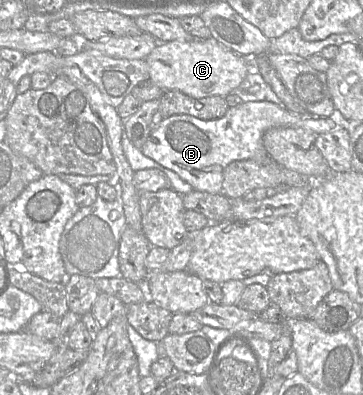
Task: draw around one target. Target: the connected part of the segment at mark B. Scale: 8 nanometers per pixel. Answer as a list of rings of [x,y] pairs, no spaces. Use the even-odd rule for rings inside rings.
[[[250,101],[229,107],[226,114],[218,119],[202,120],[187,114],[172,115],[163,118],[152,131],[141,152],[177,173],[194,190],[221,194],[223,172],[229,163],[247,159],[270,162],[271,157],[263,145],[263,135],[274,127],[298,127],[319,135],[338,127],[338,114],[335,108],[331,117],[314,117],[292,113],[282,104]]]

